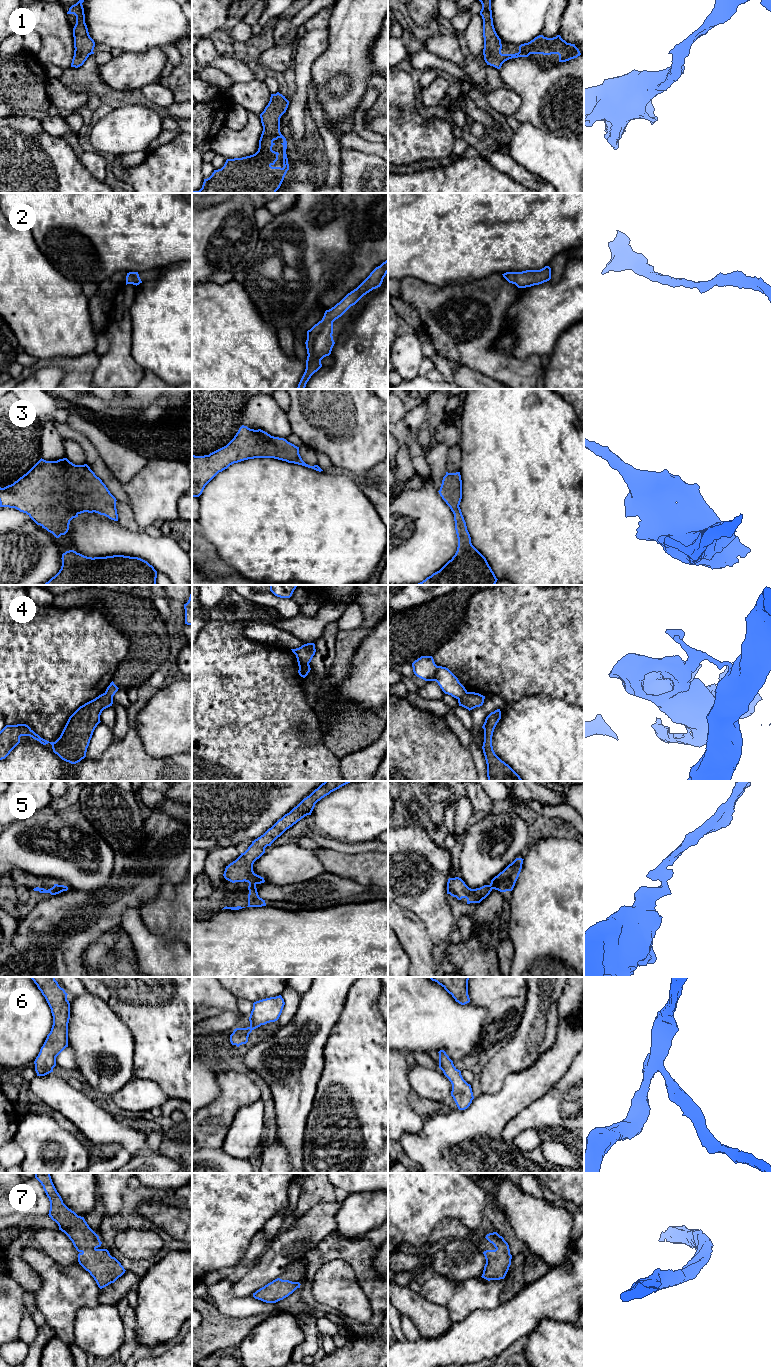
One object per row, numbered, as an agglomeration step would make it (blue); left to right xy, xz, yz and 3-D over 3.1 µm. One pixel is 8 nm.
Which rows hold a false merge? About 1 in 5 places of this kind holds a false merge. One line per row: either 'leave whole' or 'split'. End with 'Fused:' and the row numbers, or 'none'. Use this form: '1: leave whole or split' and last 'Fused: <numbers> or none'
1: leave whole
2: leave whole
3: leave whole
4: split
5: leave whole
6: leave whole
7: leave whole
Fused: 4

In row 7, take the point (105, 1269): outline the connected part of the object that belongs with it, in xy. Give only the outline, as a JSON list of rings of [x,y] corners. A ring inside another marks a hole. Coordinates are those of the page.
[[[35,1173],[50,1201],[49,1217],[55,1221],[79,1252],[79,1264],[90,1273],[100,1289],[114,1283],[125,1273],[124,1267],[107,1249],[100,1249],[99,1236],[84,1217],[69,1209],[57,1192],[50,1173]]]

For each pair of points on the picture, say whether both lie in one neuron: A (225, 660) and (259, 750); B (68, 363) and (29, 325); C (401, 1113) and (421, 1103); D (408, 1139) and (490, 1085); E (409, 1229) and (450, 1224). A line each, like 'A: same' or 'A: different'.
A: same
B: different
C: different
D: different
E: different

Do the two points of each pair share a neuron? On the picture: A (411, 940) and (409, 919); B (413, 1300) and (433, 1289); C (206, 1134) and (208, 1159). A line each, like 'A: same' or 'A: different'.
A: same
B: different
C: different

